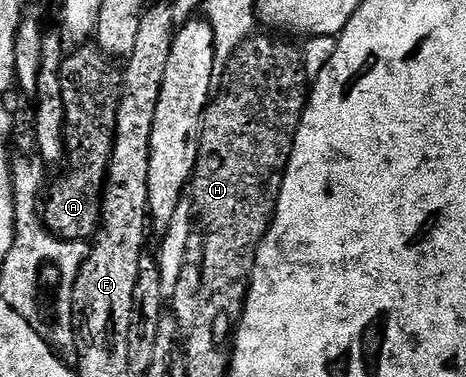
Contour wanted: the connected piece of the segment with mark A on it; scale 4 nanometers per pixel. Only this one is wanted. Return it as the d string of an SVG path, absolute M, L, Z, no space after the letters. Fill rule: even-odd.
M84 43L65 56L62 63L62 103L66 103L66 123L64 124L64 140L66 142L66 165L70 168L57 179L56 182L51 182L50 188L46 193L46 200L42 205L44 215L44 225L54 234L55 237L62 241L71 241L73 243L84 243L96 236L96 228L100 226L100 199L104 191L104 181L108 178L108 164L110 163L110 155L114 147L114 135L116 134L116 102L118 100L118 77L112 73L104 73L104 61L106 62L105 54L101 53L99 48L92 43Z

